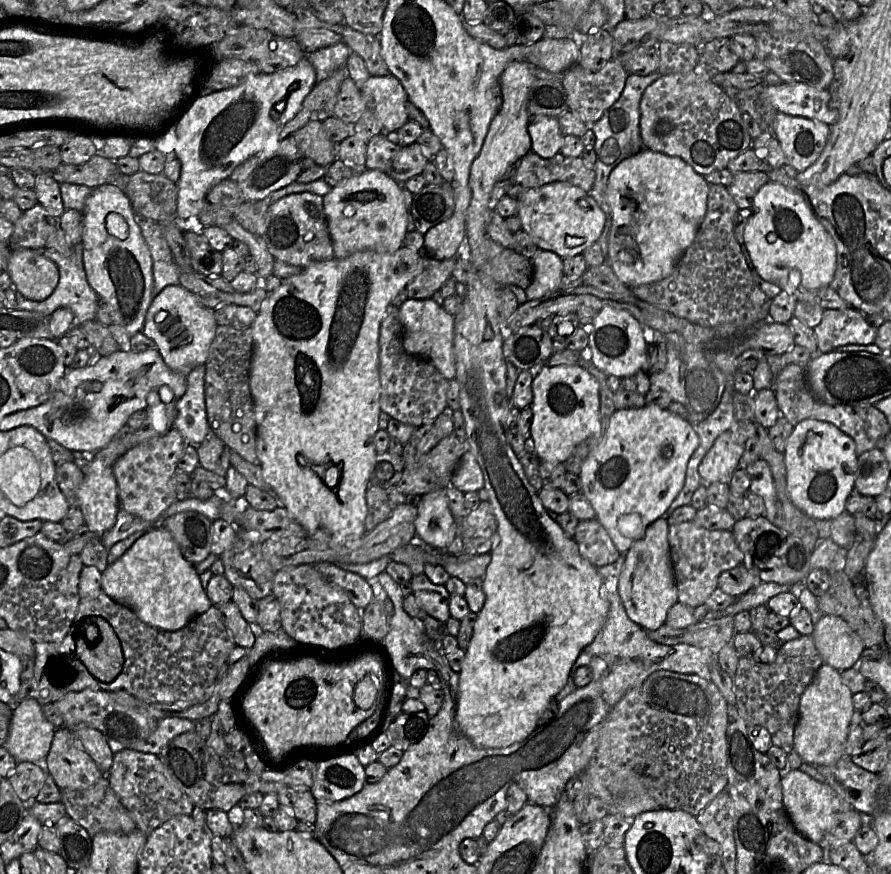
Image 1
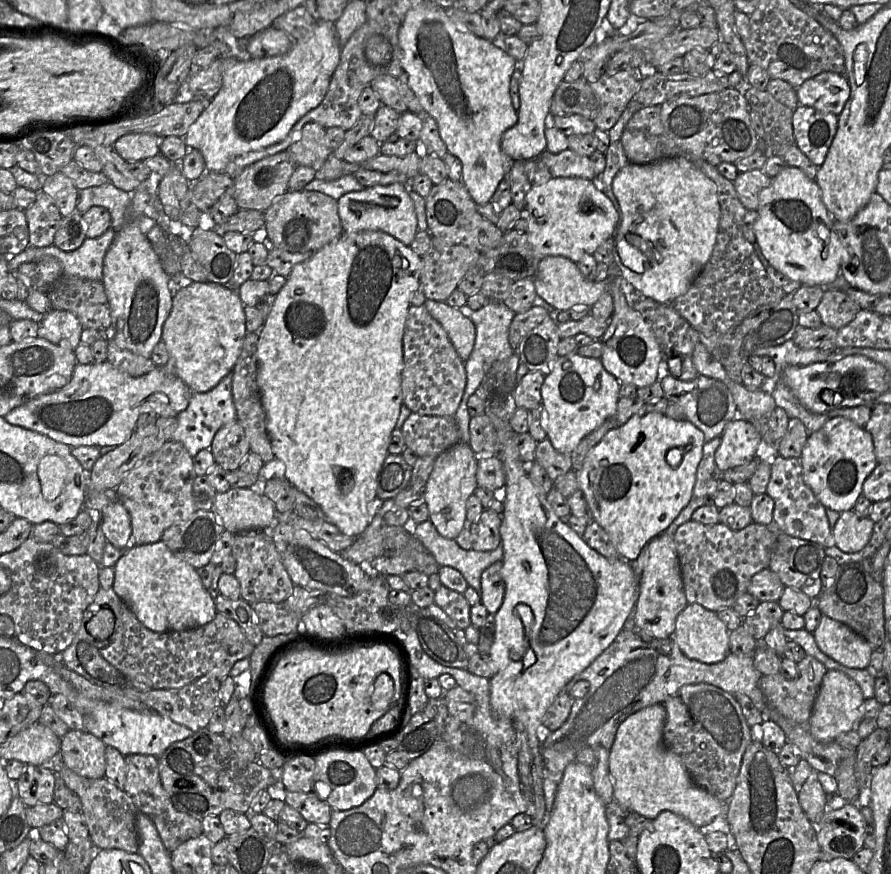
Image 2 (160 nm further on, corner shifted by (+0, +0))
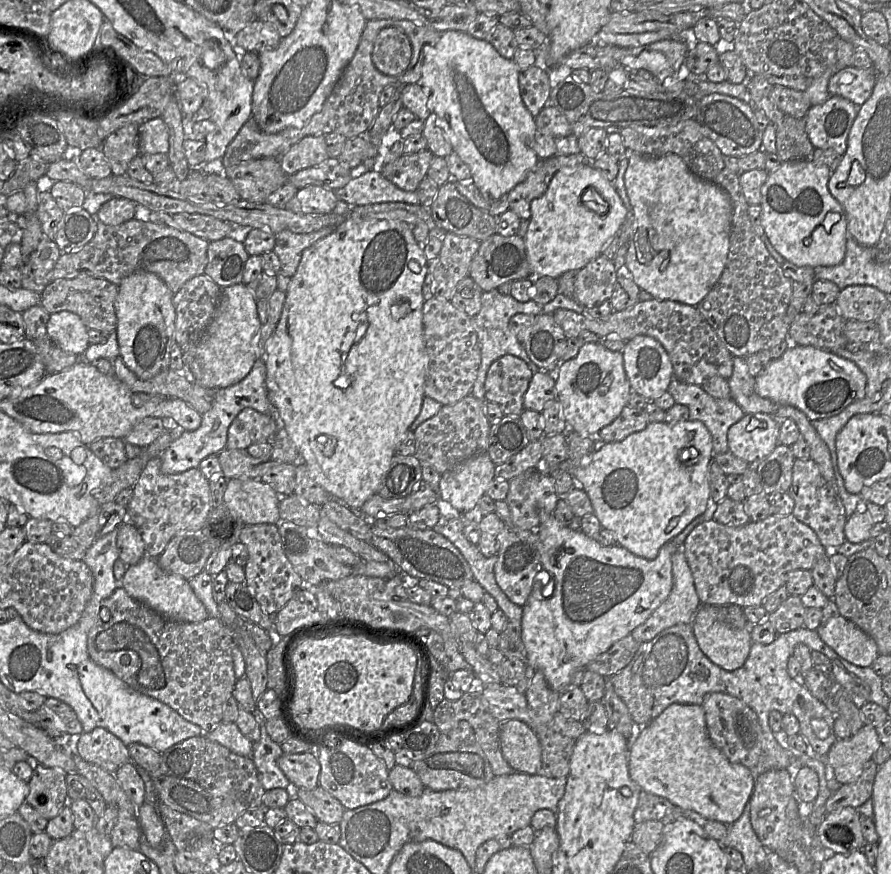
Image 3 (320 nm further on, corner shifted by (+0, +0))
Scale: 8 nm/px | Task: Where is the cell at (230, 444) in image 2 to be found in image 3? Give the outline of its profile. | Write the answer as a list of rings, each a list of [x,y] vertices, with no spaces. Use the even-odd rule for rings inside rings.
[[[245,408],[228,429],[226,449],[246,450],[251,444],[272,441],[278,429],[271,416]]]

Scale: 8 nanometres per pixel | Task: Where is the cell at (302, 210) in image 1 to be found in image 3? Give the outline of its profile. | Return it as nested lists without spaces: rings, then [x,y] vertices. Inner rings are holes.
[[[317,185],[298,189],[285,208],[298,214],[328,214],[333,212],[338,199],[333,190]]]

